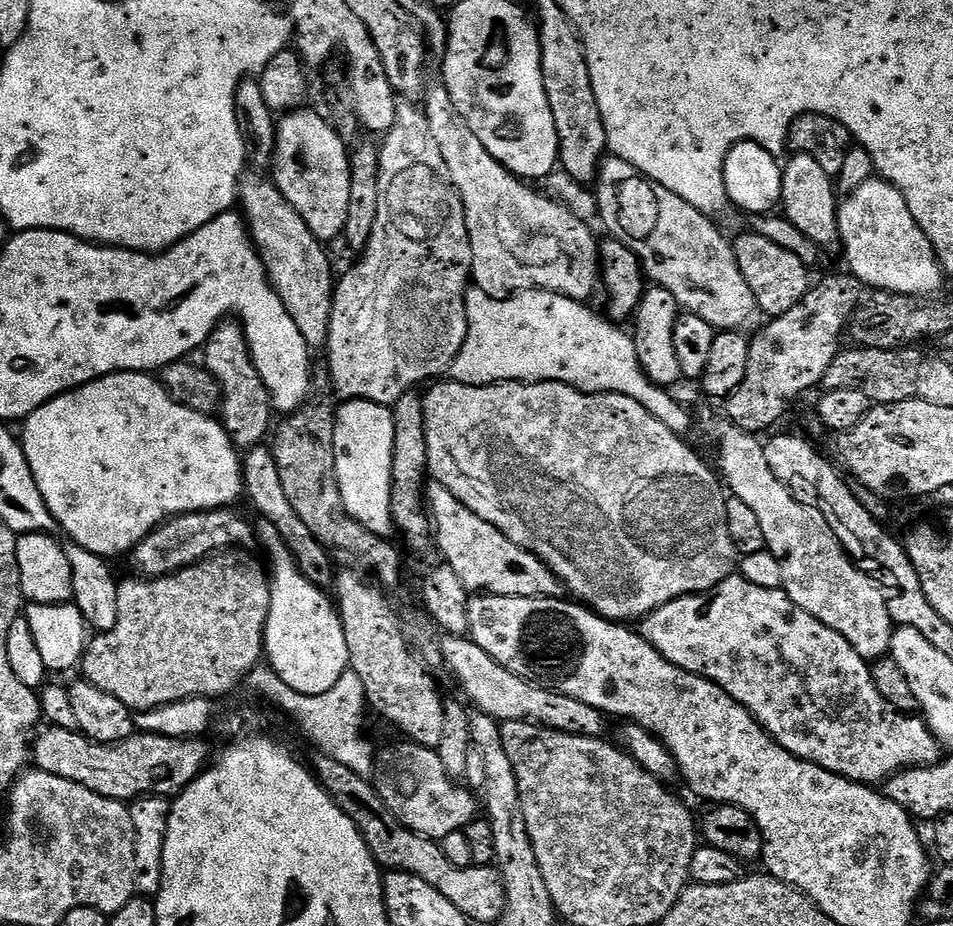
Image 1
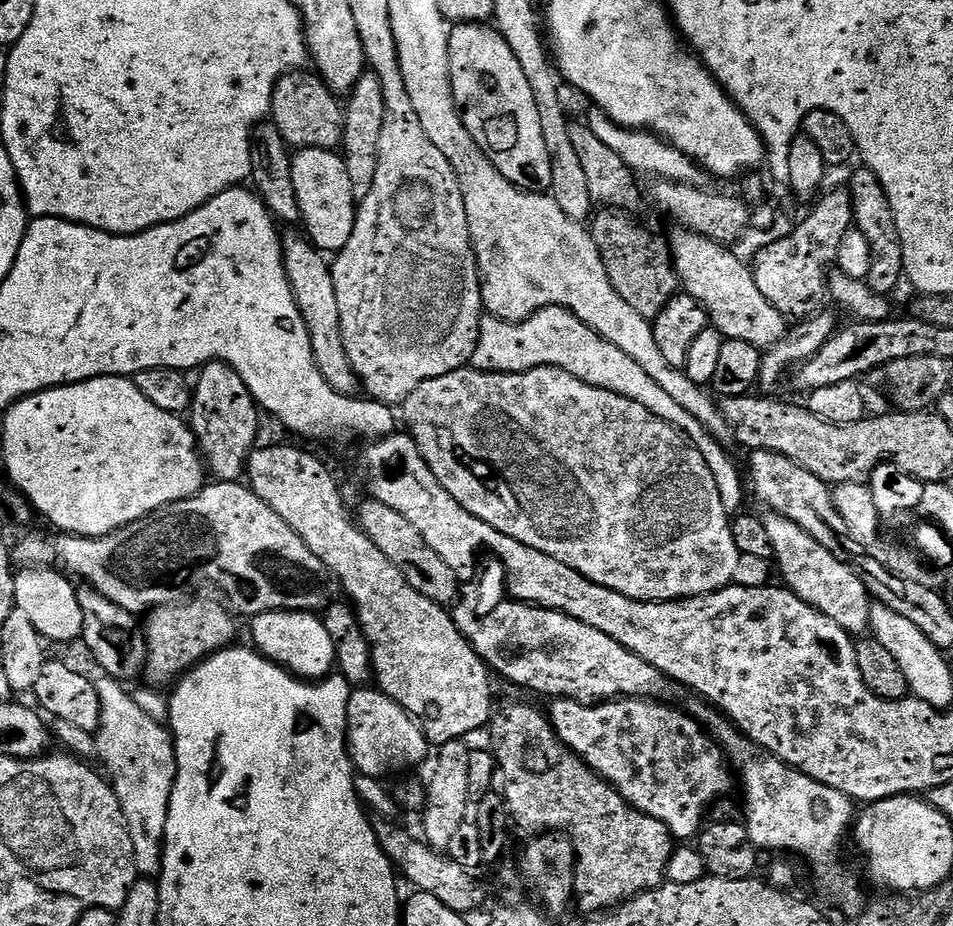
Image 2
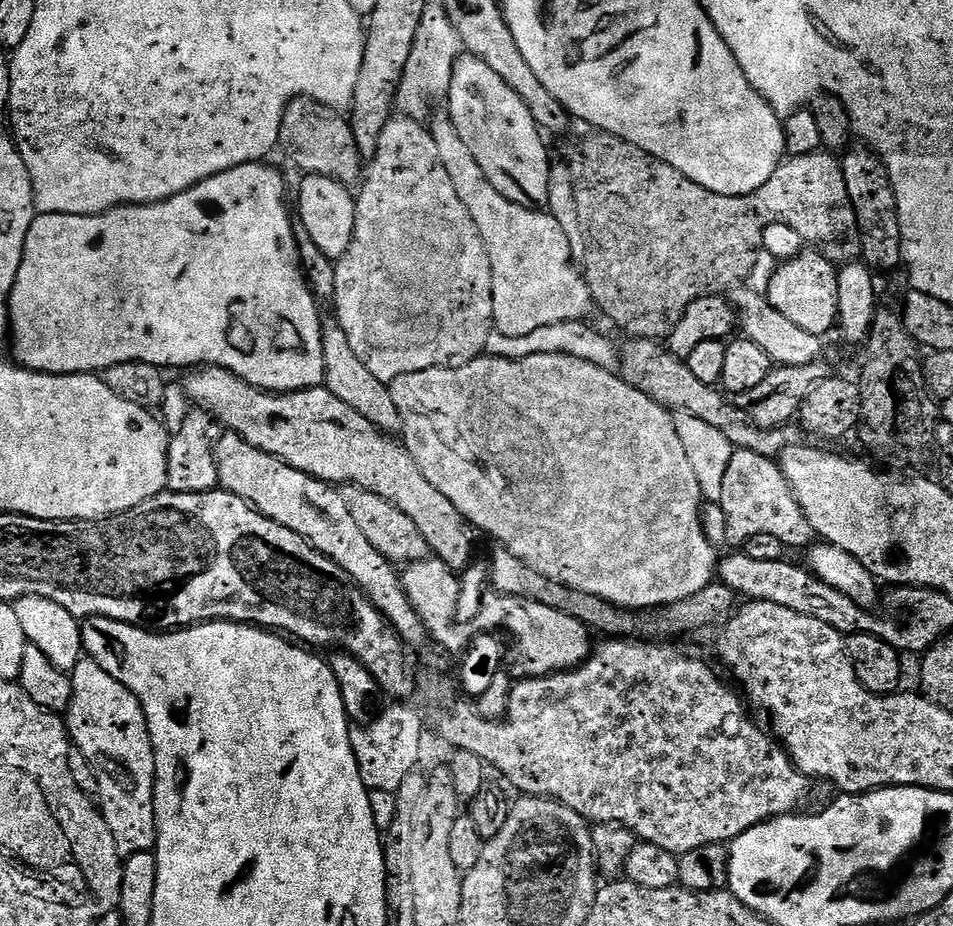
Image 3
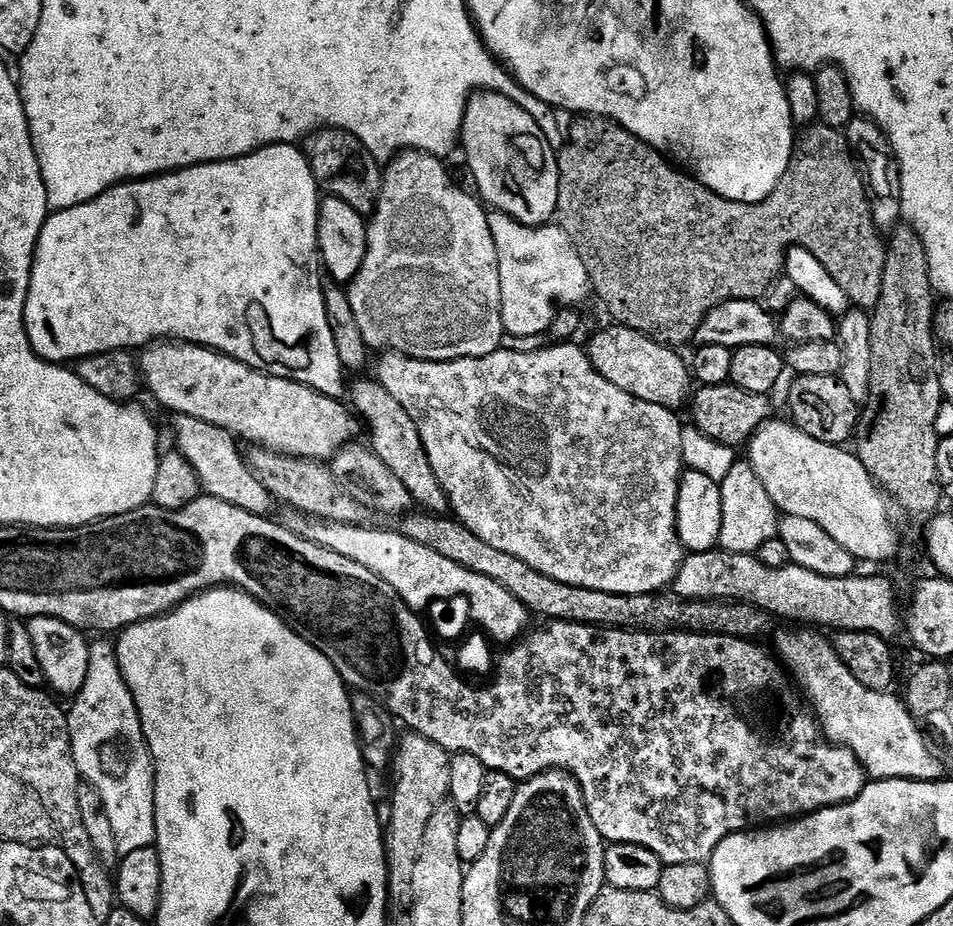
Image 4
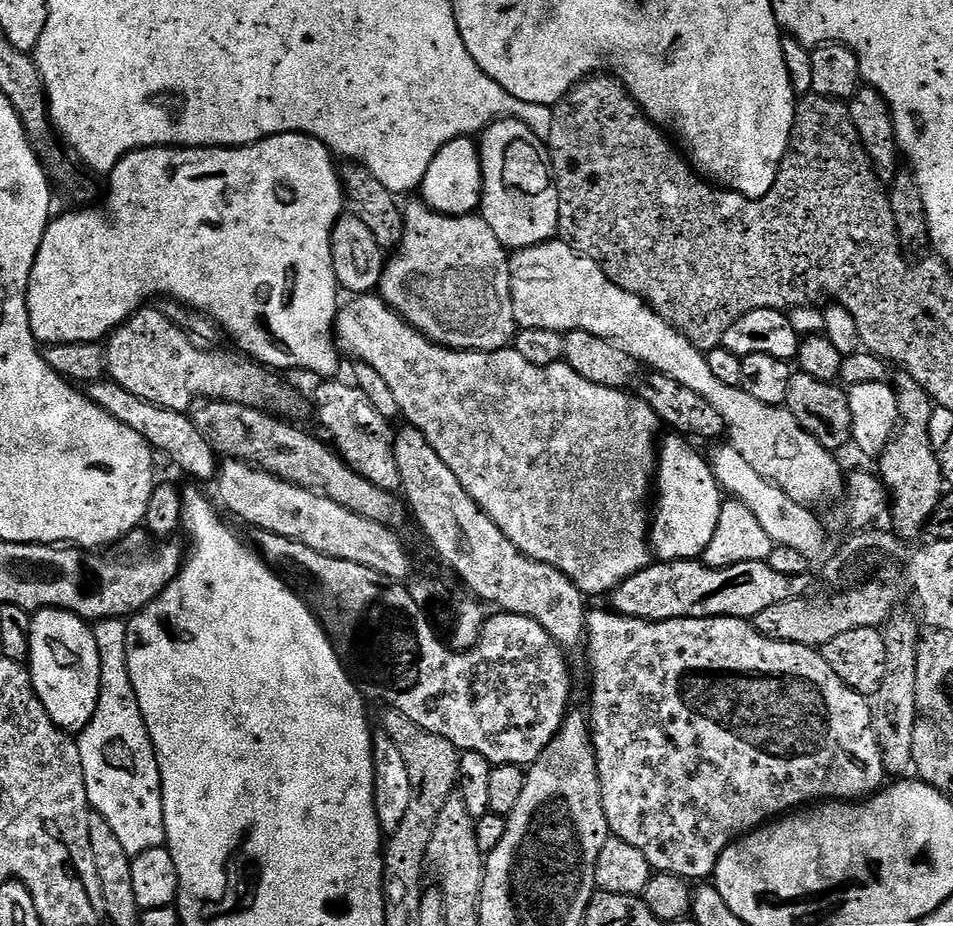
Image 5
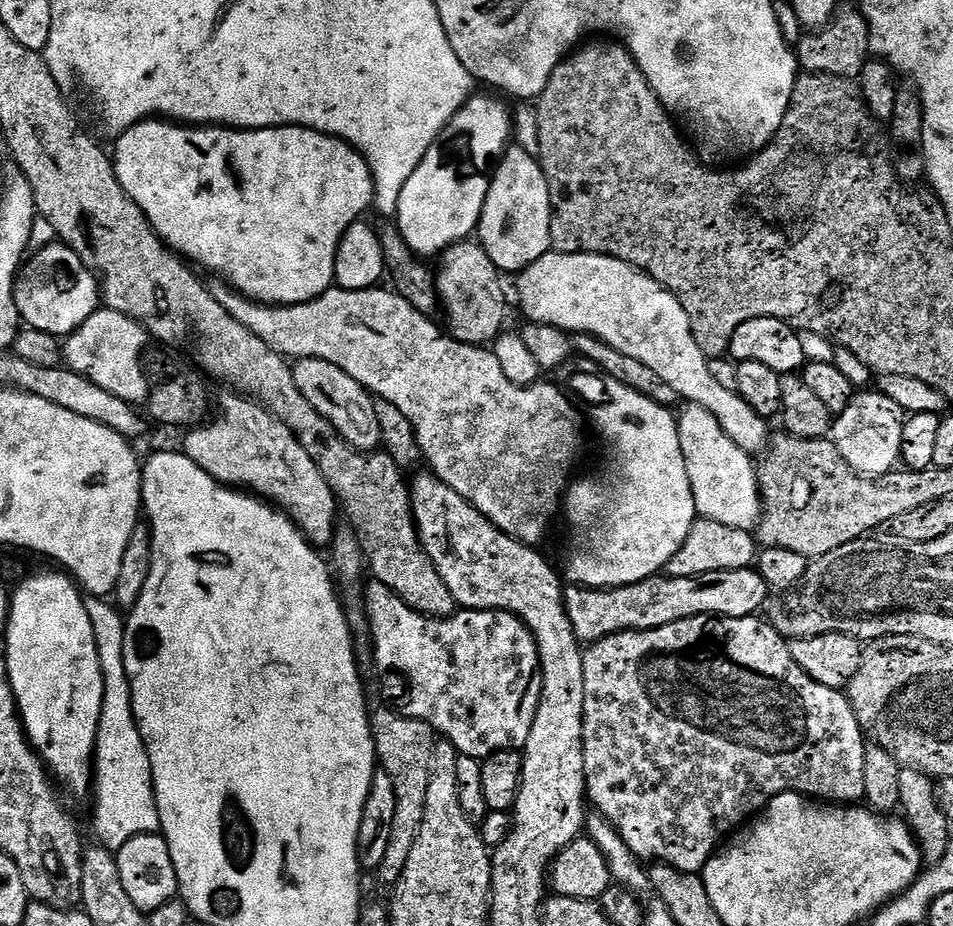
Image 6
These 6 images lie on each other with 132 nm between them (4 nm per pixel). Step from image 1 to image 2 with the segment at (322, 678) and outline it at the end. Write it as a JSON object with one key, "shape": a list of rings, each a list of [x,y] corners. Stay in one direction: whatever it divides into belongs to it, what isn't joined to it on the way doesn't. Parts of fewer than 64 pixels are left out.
{"shape":[[[263,612],[261,616],[251,617],[252,640],[255,651],[268,657],[281,668],[288,669],[293,676],[299,676],[308,682],[327,677],[333,671],[336,662],[336,647],[326,630],[323,619],[315,612]]]}

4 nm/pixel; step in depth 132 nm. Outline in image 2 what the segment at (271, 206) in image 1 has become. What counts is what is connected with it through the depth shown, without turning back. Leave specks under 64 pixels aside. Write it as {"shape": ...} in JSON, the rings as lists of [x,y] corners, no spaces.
{"shape":[[[288,230],[283,233],[284,265],[296,304],[300,307],[300,313],[306,322],[306,330],[310,334],[314,362],[322,378],[326,378],[326,382],[330,382],[330,386],[338,394],[359,397],[362,385],[358,374],[350,366],[346,342],[342,342],[342,314],[338,314],[338,294],[334,290],[332,265],[326,259],[325,253],[321,252],[307,235],[297,232]]]}

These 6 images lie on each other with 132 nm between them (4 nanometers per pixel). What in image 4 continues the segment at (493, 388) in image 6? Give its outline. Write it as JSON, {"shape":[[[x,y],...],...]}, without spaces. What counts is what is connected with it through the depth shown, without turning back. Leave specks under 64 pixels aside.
{"shape":[[[556,342],[551,346],[539,348],[537,352],[505,352],[501,350],[482,358],[465,358],[464,360],[415,360],[409,356],[403,356],[401,352],[388,352],[381,355],[384,357],[380,360],[378,379],[382,386],[386,386],[386,390],[390,390],[390,394],[394,394],[394,399],[402,402],[402,410],[406,410],[406,414],[410,414],[410,418],[414,418],[414,426],[418,426],[418,434],[422,434],[422,446],[430,458],[430,466],[434,470],[442,490],[448,496],[448,502],[455,519],[465,524],[474,534],[478,534],[482,538],[482,542],[495,546],[498,550],[506,550],[506,554],[514,554],[514,558],[522,558],[522,562],[534,566],[534,570],[538,570],[550,578],[558,578],[558,582],[566,582],[570,586],[582,586],[586,590],[602,590],[606,594],[650,594],[651,592],[665,591],[676,579],[686,555],[686,549],[680,541],[680,535],[676,529],[680,481],[684,479],[686,471],[682,458],[682,430],[685,425],[676,417],[679,415],[673,409],[636,400],[634,394],[626,394],[626,390],[618,390],[618,386],[606,382],[606,378],[602,378],[602,374],[598,374],[594,370],[587,351],[581,345],[579,348],[576,342]]]}

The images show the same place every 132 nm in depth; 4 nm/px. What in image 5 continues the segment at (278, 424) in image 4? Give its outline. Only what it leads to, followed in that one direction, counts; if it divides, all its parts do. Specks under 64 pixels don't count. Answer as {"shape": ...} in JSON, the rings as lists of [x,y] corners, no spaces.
{"shape":[[[145,306],[124,321],[106,340],[106,372],[130,394],[163,408],[187,413],[191,400],[225,400],[251,405],[272,414],[288,414],[296,396],[280,384],[275,371],[228,352],[207,352],[159,307]]]}

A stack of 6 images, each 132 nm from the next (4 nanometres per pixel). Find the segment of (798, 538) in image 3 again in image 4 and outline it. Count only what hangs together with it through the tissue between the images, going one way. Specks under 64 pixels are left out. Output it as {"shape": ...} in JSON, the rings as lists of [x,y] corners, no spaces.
{"shape":[[[737,459],[736,464],[730,466],[730,474],[726,474],[726,478],[719,486],[722,494],[722,530],[719,547],[723,551],[754,554],[758,546],[762,546],[762,542],[770,542],[770,538],[780,535],[781,513],[770,498],[770,494],[766,494],[766,486],[762,486],[762,478],[754,474],[754,466],[749,464],[747,459]]]}

